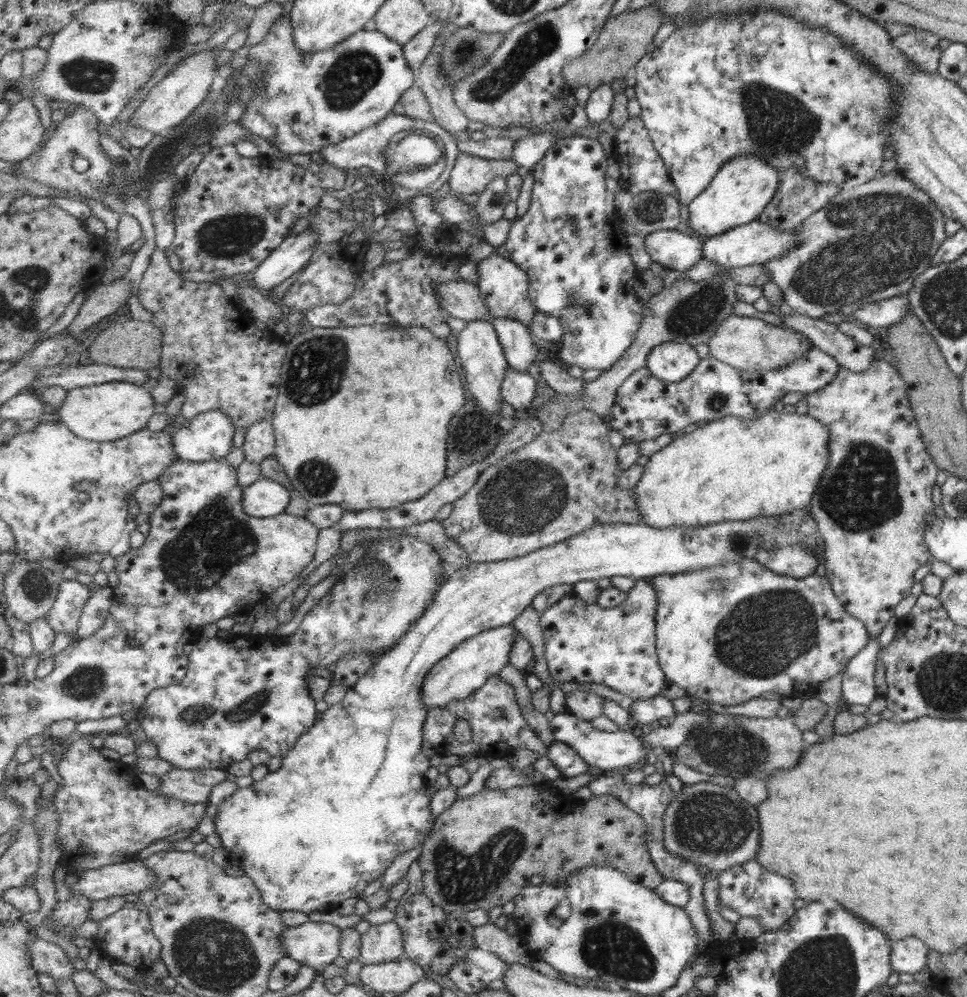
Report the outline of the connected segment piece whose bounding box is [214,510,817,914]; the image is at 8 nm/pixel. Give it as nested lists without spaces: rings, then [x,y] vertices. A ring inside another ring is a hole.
[[[801,510],[793,511],[787,515],[779,517],[758,517],[746,519],[745,521],[726,521],[708,526],[681,526],[669,528],[653,528],[644,524],[609,524],[605,526],[593,526],[592,529],[585,530],[583,533],[576,534],[575,537],[568,538],[567,542],[559,542],[559,544],[541,548],[527,556],[521,558],[511,558],[509,560],[501,560],[496,562],[481,562],[471,563],[466,568],[457,569],[441,586],[432,602],[431,606],[426,610],[426,614],[417,623],[413,624],[408,633],[405,633],[403,638],[387,650],[387,652],[376,661],[370,671],[361,677],[357,684],[345,695],[345,698],[333,706],[327,708],[311,729],[301,735],[299,741],[287,753],[282,760],[282,767],[278,768],[273,774],[269,772],[260,781],[255,781],[248,787],[239,787],[230,796],[227,797],[220,805],[217,806],[218,812],[215,814],[214,824],[216,834],[222,841],[222,846],[227,850],[233,862],[244,868],[246,875],[252,878],[258,889],[261,891],[264,901],[272,906],[273,910],[279,911],[299,911],[305,914],[309,912],[334,911],[336,905],[341,904],[347,898],[355,898],[361,895],[363,888],[373,882],[379,876],[384,876],[386,870],[392,865],[400,854],[407,853],[412,848],[419,847],[426,841],[430,831],[436,824],[437,816],[432,813],[432,797],[427,796],[427,780],[425,774],[431,768],[430,757],[423,754],[424,726],[428,720],[428,714],[431,710],[424,703],[423,684],[432,668],[439,661],[443,661],[448,654],[453,652],[456,646],[463,644],[465,641],[476,637],[477,634],[484,631],[500,628],[501,626],[511,625],[514,621],[521,617],[524,610],[533,604],[535,597],[541,594],[546,588],[551,588],[556,584],[575,585],[582,580],[597,581],[601,578],[610,578],[612,576],[629,576],[635,579],[643,579],[656,577],[664,574],[677,574],[687,571],[703,569],[704,566],[719,565],[724,562],[739,562],[745,559],[754,559],[757,552],[763,550],[777,550],[783,546],[793,546],[797,542],[801,542],[803,537],[814,536],[816,530],[815,521],[811,519],[809,512],[803,514]]]

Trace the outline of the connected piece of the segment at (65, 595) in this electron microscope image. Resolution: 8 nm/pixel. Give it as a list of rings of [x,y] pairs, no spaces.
[[[76,578],[63,579],[60,582],[57,600],[50,612],[46,614],[46,622],[56,633],[78,636],[81,615],[92,593],[91,588]]]

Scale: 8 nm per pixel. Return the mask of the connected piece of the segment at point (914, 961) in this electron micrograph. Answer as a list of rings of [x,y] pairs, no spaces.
[[[903,938],[890,942],[889,964],[895,973],[913,975],[919,972],[927,962],[929,948],[917,938]]]

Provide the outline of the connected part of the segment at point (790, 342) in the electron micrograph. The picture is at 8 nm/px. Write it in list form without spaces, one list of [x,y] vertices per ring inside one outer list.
[[[731,315],[725,318],[706,340],[708,356],[720,359],[737,370],[766,371],[801,358],[812,346],[806,336],[788,326],[775,327],[754,317]]]

